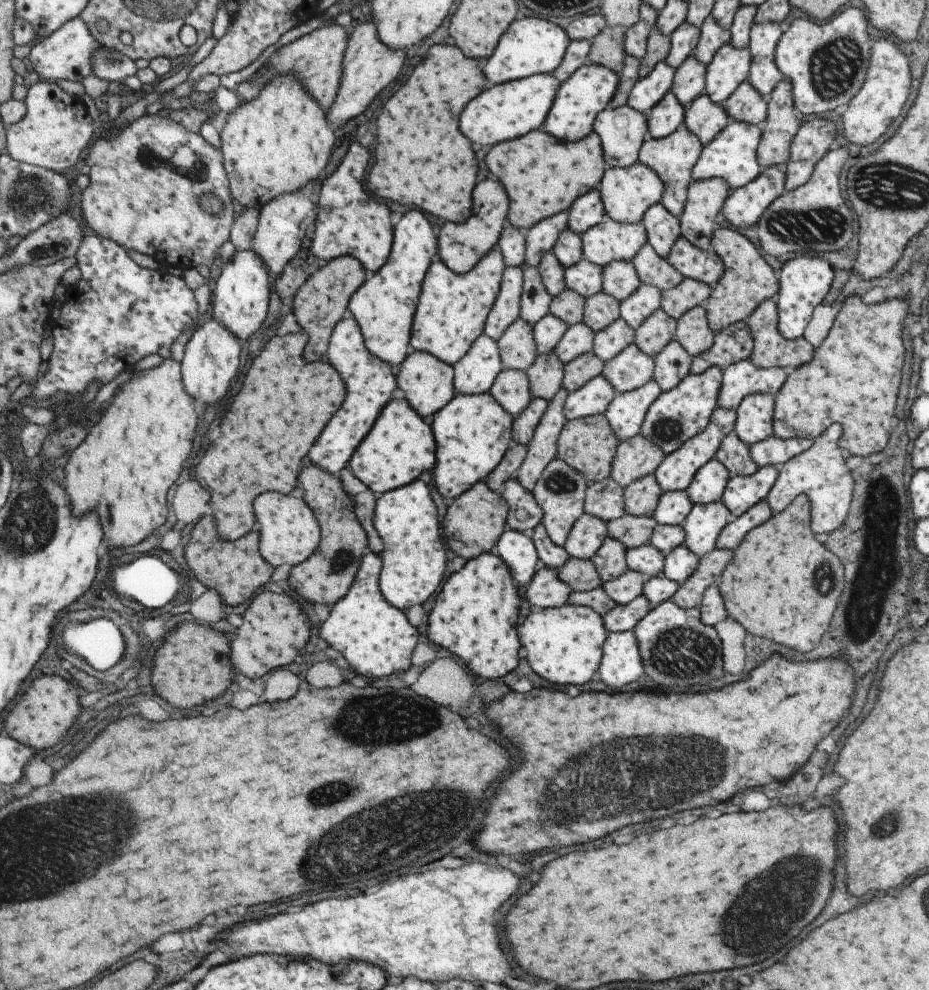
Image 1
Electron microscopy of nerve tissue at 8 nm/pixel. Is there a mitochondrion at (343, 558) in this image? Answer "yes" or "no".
yes

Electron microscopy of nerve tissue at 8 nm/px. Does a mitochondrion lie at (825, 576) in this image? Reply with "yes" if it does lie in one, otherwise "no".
yes

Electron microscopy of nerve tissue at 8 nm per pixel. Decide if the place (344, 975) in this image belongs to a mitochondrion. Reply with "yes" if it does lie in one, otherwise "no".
yes

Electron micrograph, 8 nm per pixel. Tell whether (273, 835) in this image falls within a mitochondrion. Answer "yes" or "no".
no

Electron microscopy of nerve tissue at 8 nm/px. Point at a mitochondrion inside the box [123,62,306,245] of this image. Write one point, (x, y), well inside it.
(192, 166)

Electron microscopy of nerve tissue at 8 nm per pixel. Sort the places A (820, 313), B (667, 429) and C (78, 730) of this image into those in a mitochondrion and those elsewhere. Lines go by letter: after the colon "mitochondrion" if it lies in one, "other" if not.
A: other
B: mitochondrion
C: other

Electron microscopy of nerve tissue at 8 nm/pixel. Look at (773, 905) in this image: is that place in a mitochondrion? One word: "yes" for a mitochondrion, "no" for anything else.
yes

